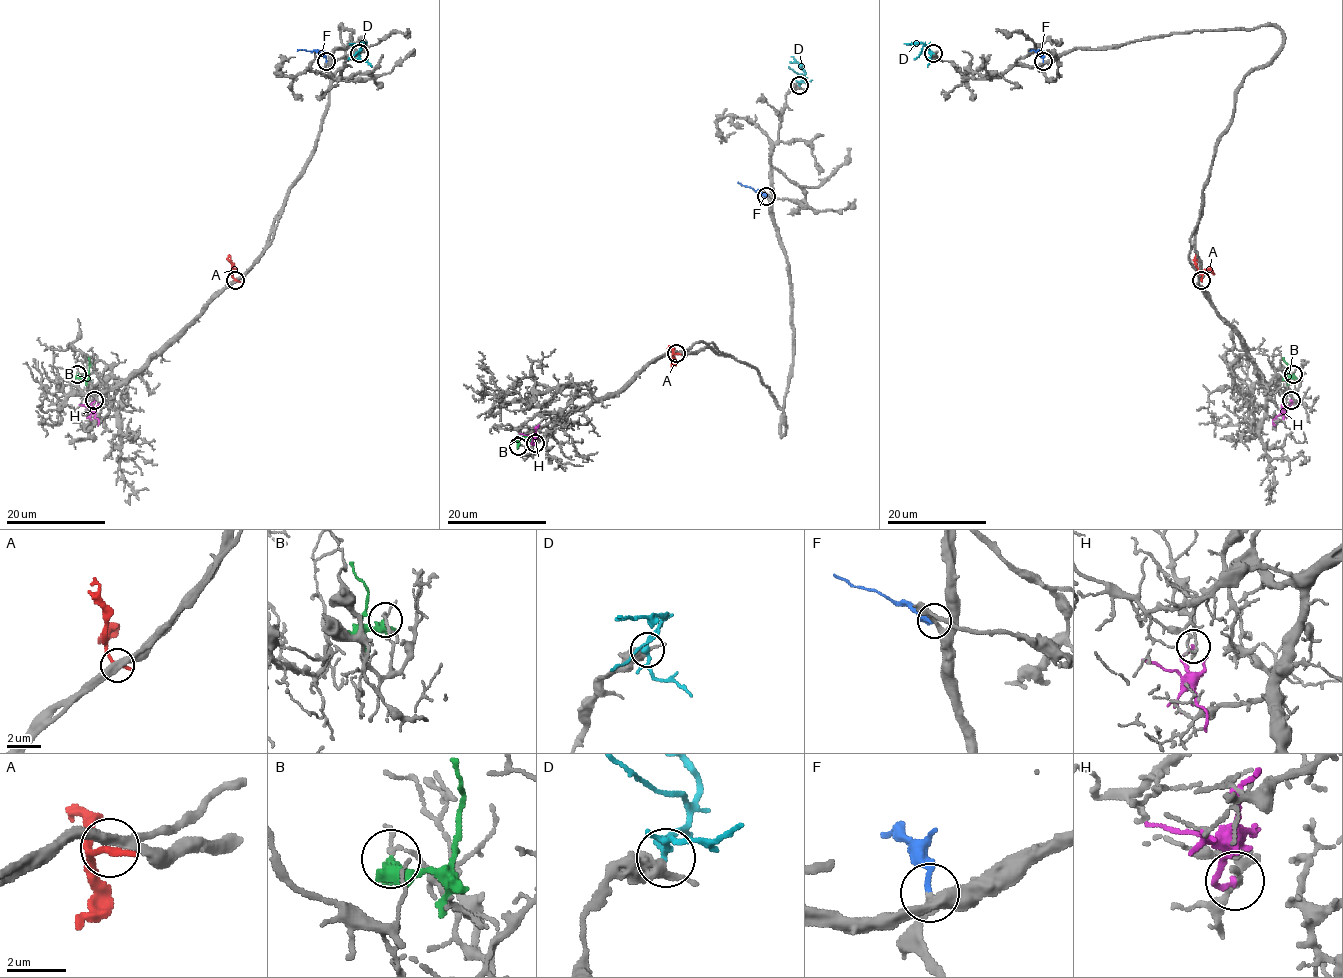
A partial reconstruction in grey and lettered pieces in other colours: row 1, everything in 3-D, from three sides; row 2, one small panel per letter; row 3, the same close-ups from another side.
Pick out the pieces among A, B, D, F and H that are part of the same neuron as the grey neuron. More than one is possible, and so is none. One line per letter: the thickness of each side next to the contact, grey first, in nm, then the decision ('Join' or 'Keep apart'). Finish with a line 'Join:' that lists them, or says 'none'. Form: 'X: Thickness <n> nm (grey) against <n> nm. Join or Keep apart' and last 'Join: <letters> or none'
A: Thickness 400 nm (grey) against 280 nm. Keep apart
B: Thickness 170 nm (grey) against 420 nm. Keep apart
D: Thickness 400 nm (grey) against 260 nm. Keep apart
F: Thickness 280 nm (grey) against 190 nm. Join
H: Thickness 180 nm (grey) against 160 nm. Keep apart
Join: F

